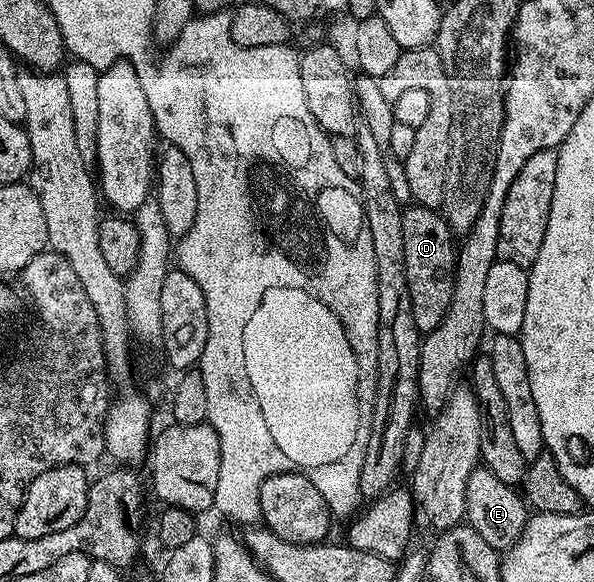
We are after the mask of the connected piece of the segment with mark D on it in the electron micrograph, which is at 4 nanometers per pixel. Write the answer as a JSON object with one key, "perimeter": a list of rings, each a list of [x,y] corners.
{"perimeter":[[[410,205],[403,210],[404,269],[408,273],[408,293],[416,329],[425,333],[441,325],[454,296],[456,236],[445,217],[435,208]]]}

